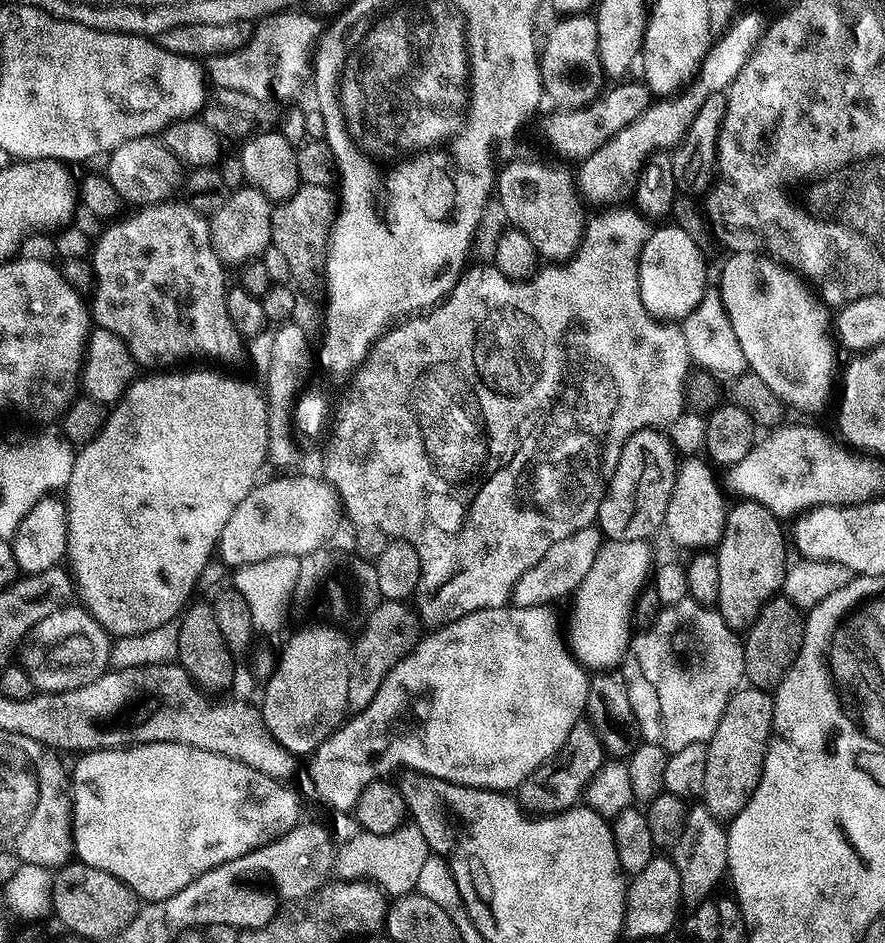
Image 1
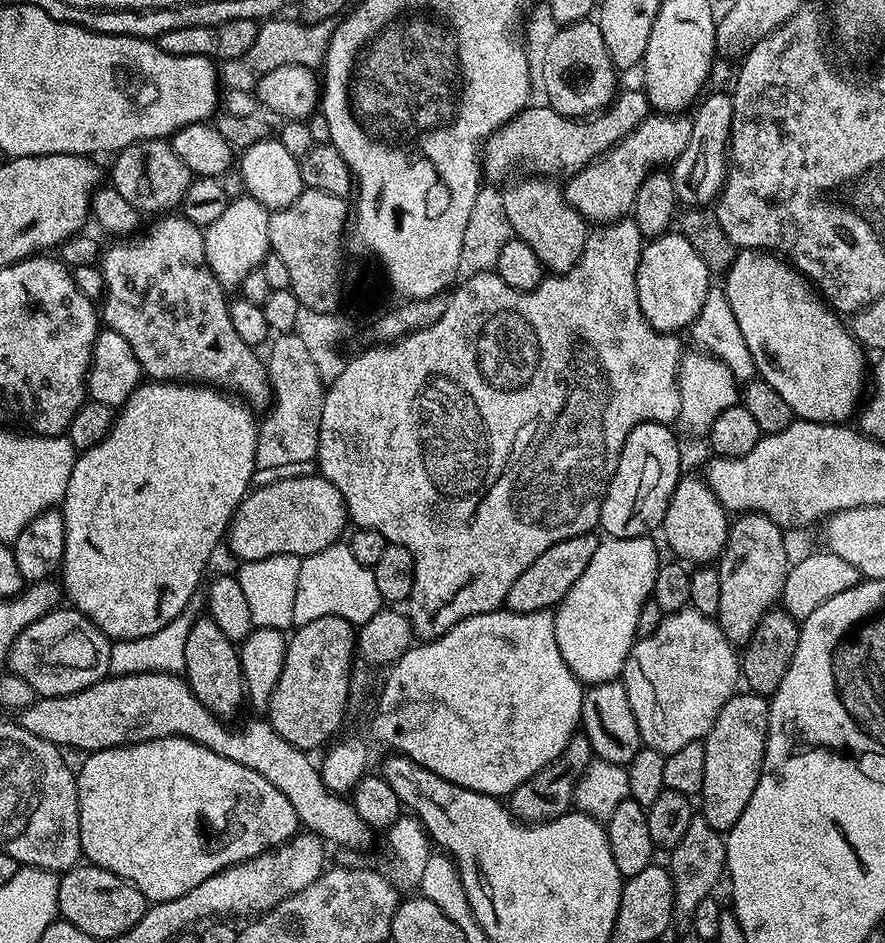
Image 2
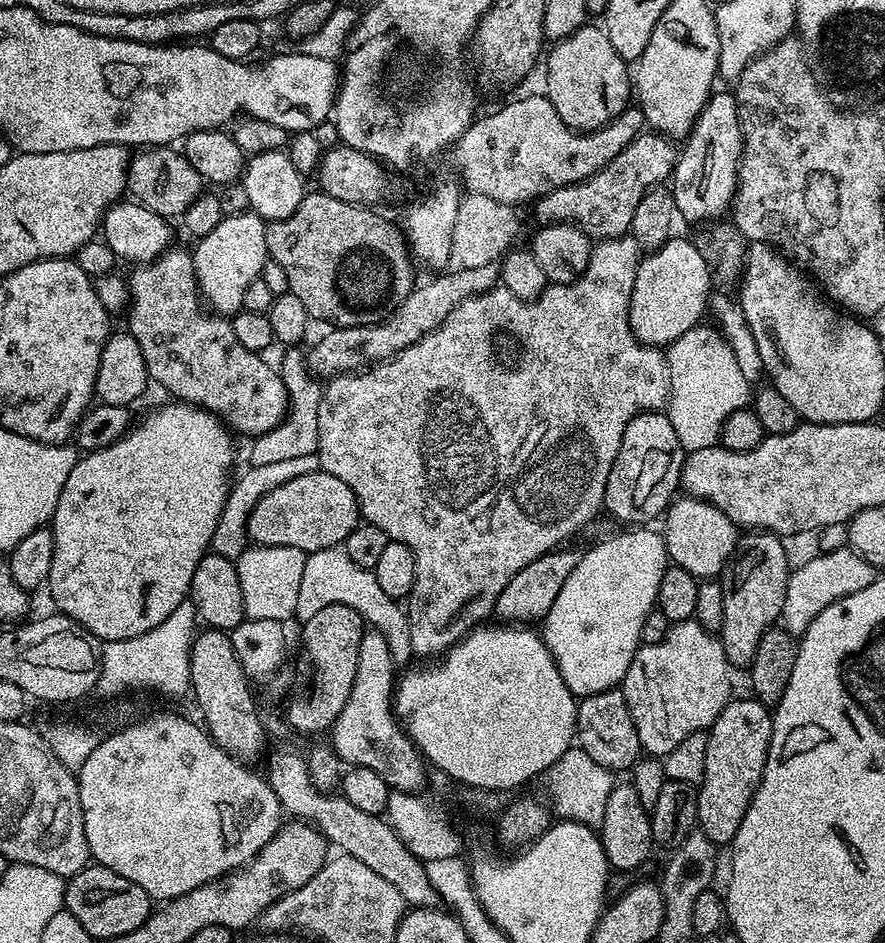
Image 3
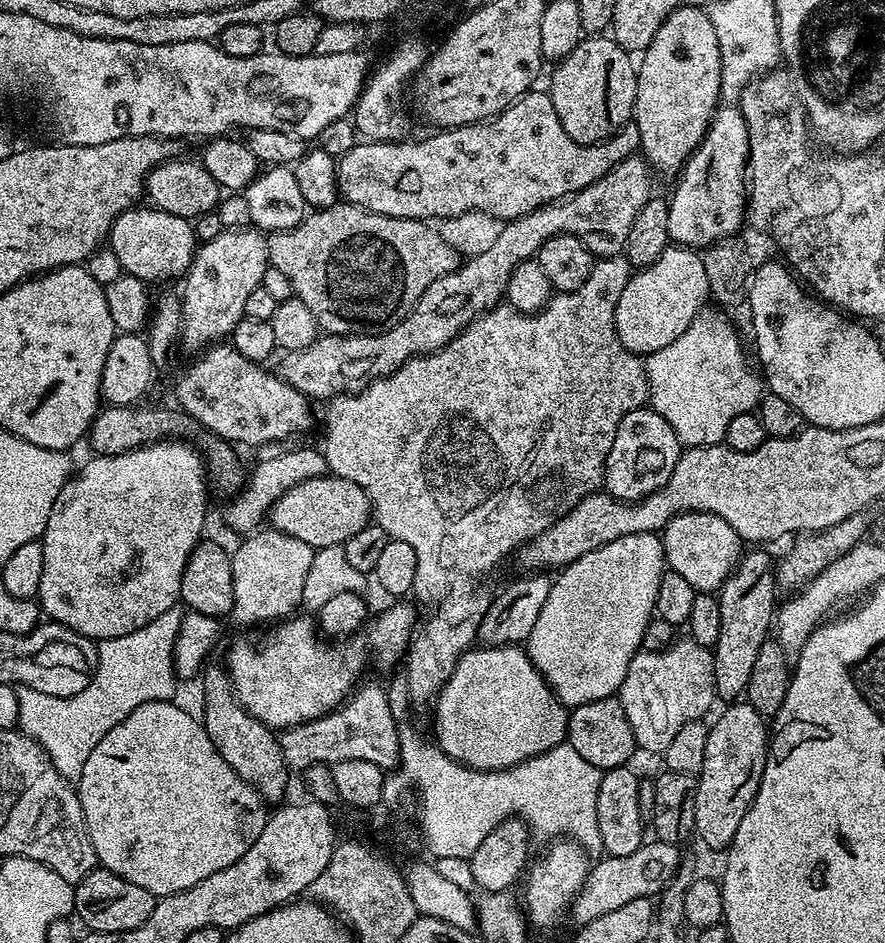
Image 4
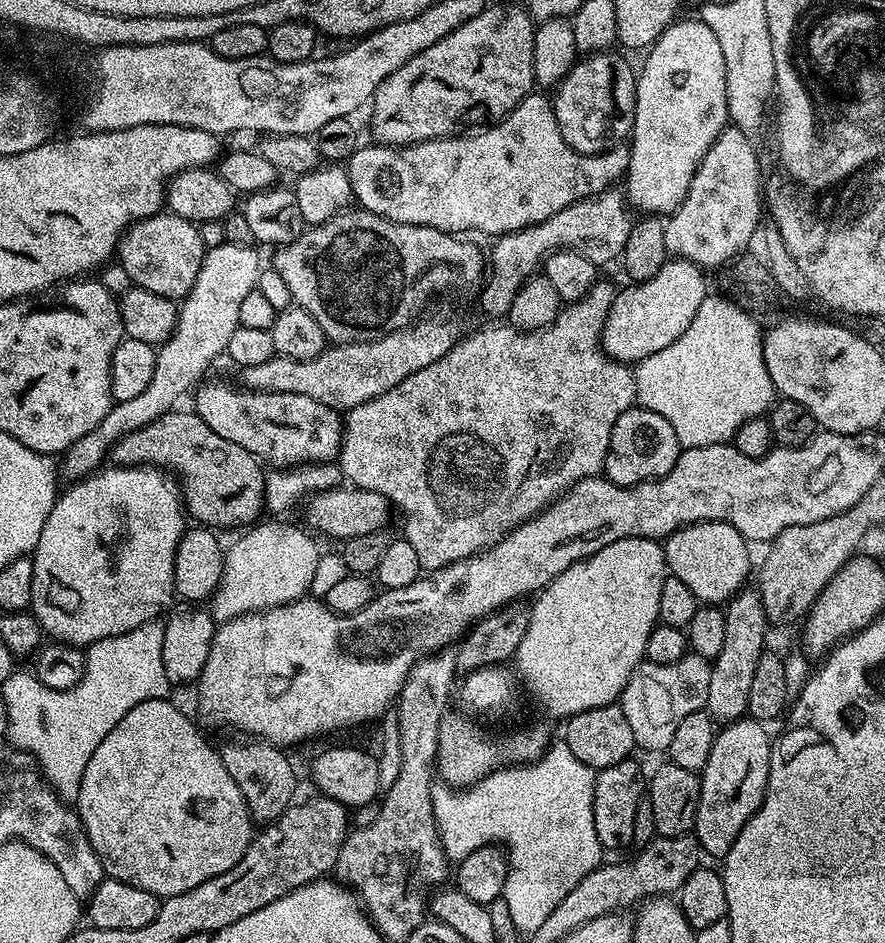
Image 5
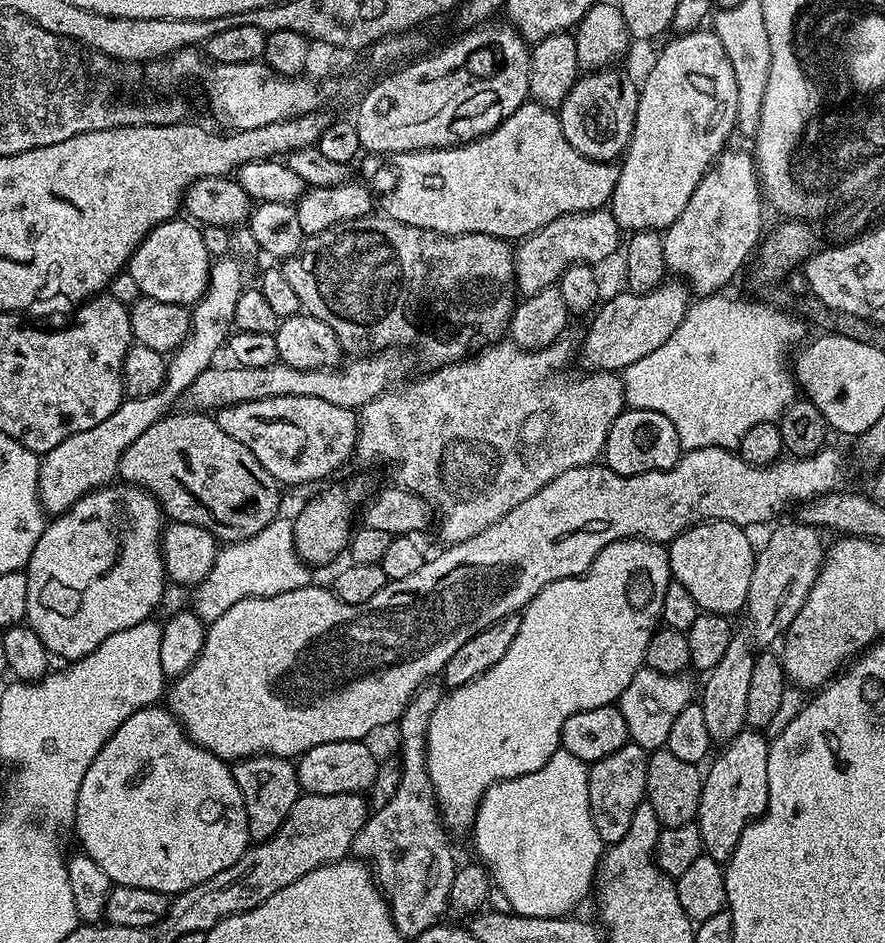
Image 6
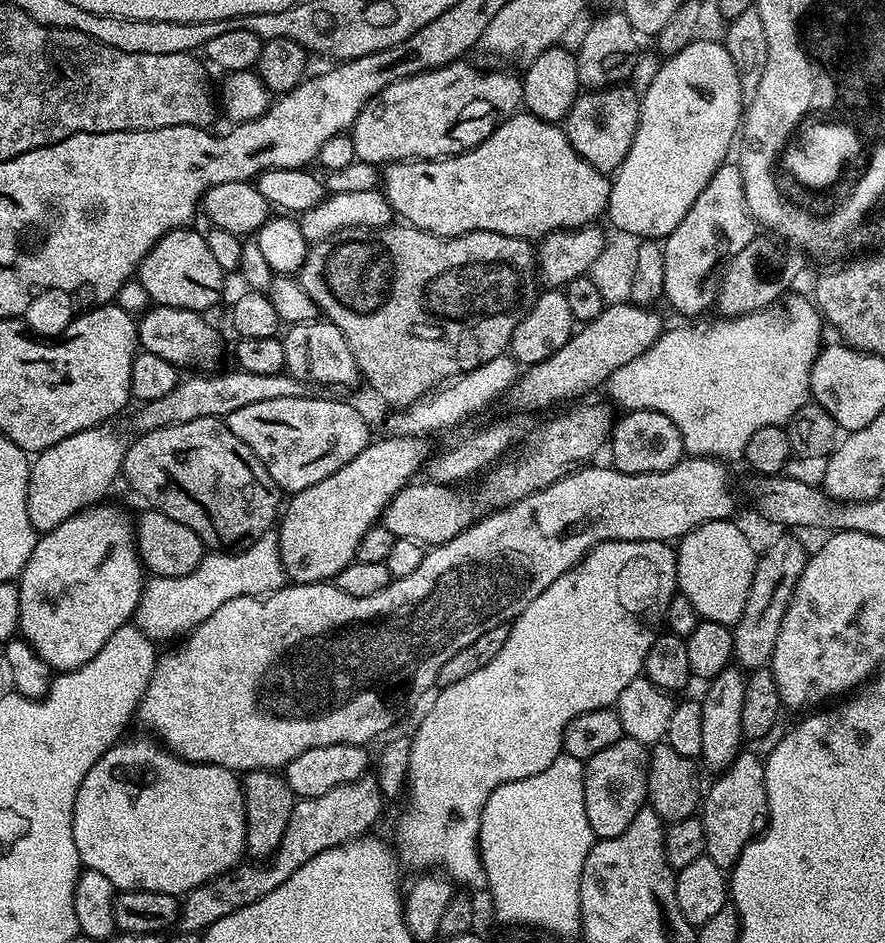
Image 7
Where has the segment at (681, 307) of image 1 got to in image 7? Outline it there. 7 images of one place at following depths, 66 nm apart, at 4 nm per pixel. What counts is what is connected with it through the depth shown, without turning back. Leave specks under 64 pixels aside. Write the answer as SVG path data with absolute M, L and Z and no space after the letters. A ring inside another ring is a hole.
M631 302L609 304L589 324L577 327L572 337L548 360L525 367L510 389L510 397L524 412L540 412L543 408L552 408L563 400L577 401L584 398L587 392L596 387L607 385L610 374L618 370L618 366L626 366L626 362L638 358L665 331L666 324L660 321L656 310Z

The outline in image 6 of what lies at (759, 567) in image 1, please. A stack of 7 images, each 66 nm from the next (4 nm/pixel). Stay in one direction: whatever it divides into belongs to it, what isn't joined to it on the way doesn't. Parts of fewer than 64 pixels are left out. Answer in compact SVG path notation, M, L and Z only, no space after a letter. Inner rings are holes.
M734 634L730 638L730 647L726 654L703 677L704 697L699 697L702 714L706 714L706 730L710 732L713 745L723 746L732 740L739 732L745 731L746 698L750 694L750 673L754 671L757 653L752 652L754 644L747 635Z

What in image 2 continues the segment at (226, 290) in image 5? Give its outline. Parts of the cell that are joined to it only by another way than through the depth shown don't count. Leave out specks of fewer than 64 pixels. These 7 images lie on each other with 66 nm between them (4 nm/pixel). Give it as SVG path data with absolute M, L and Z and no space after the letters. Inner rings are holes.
M246 194L228 201L220 217L203 229L206 262L225 290L239 289L246 274L263 265L270 251L269 215L269 209L263 208L253 196Z

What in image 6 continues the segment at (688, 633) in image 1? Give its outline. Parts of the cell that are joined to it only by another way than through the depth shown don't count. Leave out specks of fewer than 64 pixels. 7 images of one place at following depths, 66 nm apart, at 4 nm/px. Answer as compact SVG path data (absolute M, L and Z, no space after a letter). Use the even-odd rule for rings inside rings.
M645 666L639 668L634 674L634 678L630 678L630 686L626 686L626 690L620 695L618 707L622 718L626 718L628 739L631 743L642 746L646 750L660 750L667 745L670 726L674 726L674 718L678 718L678 714L682 714L682 710L686 710L686 706L693 703L694 696L692 696L692 680L690 677L691 675L688 674L679 676L658 674Z

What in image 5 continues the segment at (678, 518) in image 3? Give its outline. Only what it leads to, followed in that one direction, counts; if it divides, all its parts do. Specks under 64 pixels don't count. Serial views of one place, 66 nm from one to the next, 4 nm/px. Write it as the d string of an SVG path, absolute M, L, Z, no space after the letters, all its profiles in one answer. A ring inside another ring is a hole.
M703 520L678 528L663 541L667 571L683 582L704 606L724 606L745 587L749 541L726 522Z

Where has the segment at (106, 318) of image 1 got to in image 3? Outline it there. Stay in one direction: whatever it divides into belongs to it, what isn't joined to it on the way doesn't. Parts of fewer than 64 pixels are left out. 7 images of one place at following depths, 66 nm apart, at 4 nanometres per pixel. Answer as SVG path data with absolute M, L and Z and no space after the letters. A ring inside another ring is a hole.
M177 246L169 247L167 250L160 253L154 260L149 260L139 266L131 269L132 276L127 277L128 281L128 307L126 309L126 317L128 316L128 331L133 338L138 342L138 346L142 346L142 358L146 358L146 370L148 371L149 381L153 385L161 384L166 391L169 392L169 397L175 398L177 401L185 404L195 404L198 408L204 408L207 412L212 412L215 416L220 417L225 425L233 433L255 438L266 434L267 431L274 430L288 415L288 396L286 386L283 385L283 380L280 377L279 371L275 367L272 368L264 361L265 357L258 352L246 350L246 346L242 346L242 342L238 342L238 338L232 329L231 319L225 318L219 314L207 314L204 316L205 309L202 307L202 297L200 295L200 287L196 284L196 271L194 270L194 262L192 261L192 252L176 248Z

